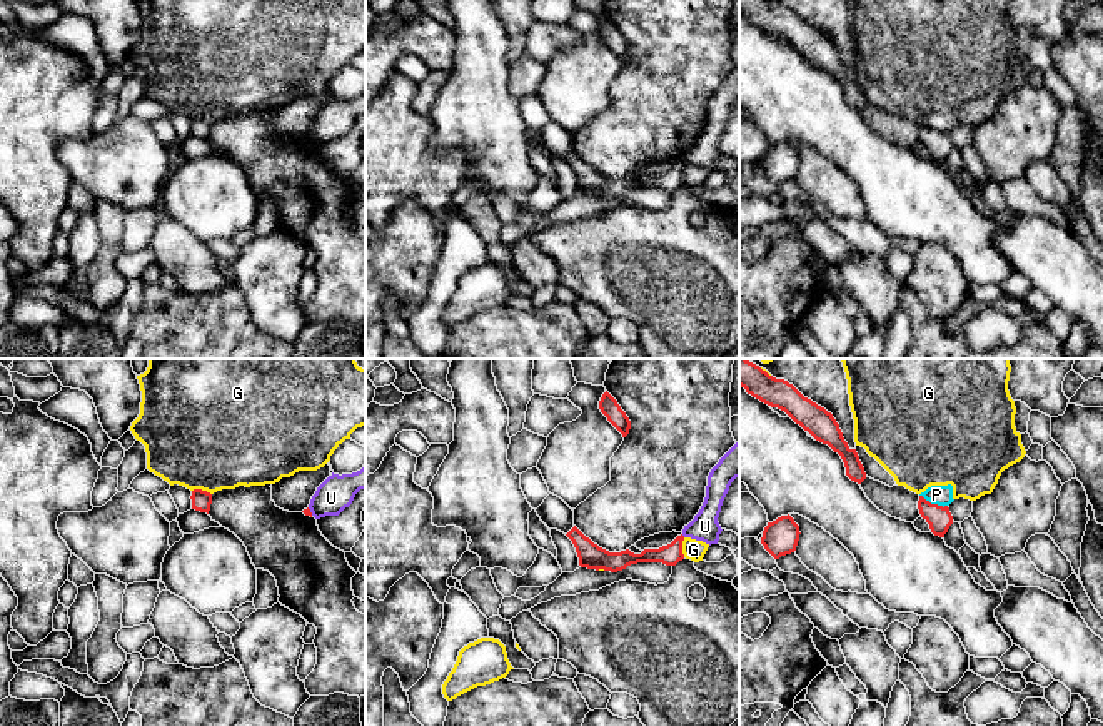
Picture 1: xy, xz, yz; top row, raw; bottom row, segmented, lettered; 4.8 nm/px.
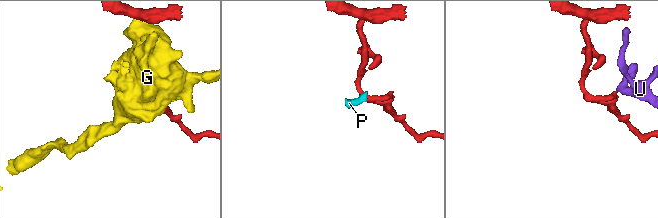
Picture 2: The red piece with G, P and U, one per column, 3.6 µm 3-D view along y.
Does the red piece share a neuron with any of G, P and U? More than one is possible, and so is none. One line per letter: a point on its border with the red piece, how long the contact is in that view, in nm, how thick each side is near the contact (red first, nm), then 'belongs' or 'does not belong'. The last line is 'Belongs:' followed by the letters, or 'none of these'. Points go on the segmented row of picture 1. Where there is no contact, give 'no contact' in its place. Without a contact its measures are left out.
G: xy (201, 489) | 100 nm | 100/500 nm | does not belong
P: yz (933, 504) | 150 nm | 120/100 nm | does not belong
U: xy (309, 511) | 50 nm | 30/170 nm | does not belong
Belongs: none of these

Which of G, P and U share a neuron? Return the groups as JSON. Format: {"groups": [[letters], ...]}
{"groups": [["G", "P"], ["U"]]}

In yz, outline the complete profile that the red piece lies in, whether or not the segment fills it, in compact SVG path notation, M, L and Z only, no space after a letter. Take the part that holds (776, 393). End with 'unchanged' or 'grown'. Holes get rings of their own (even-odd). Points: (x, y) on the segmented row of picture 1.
M739 359L739 386L761 402L784 411L796 424L816 441L828 444L844 462L846 476L861 484L866 479L864 467L856 449L843 437L839 424L824 407L804 397L793 384L776 379L748 359Z; unchanged

